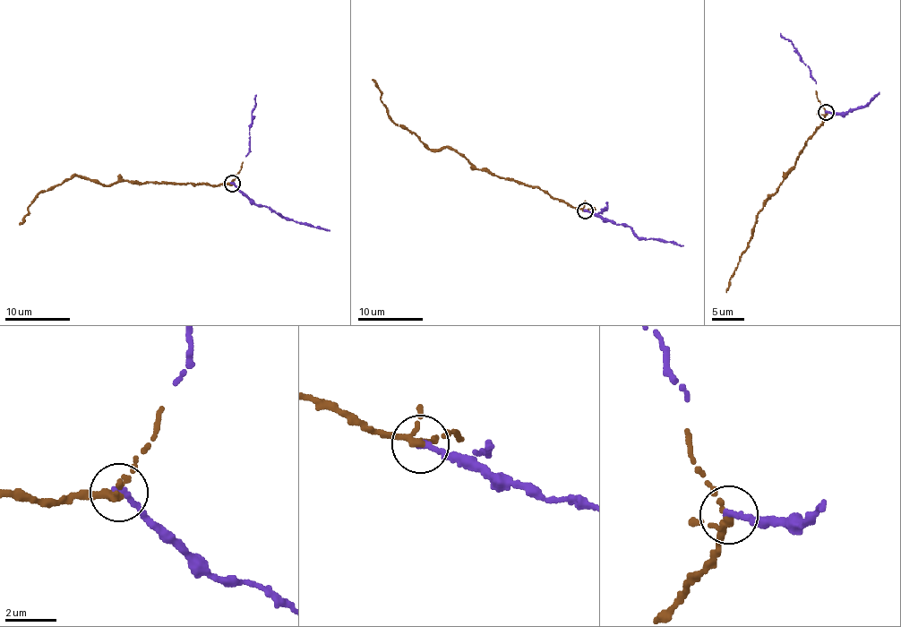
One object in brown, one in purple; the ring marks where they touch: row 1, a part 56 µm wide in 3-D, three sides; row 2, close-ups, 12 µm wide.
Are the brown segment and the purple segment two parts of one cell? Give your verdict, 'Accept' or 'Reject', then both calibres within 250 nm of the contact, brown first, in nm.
Accept. Thickness 240 nm (brown) against 280 nm

